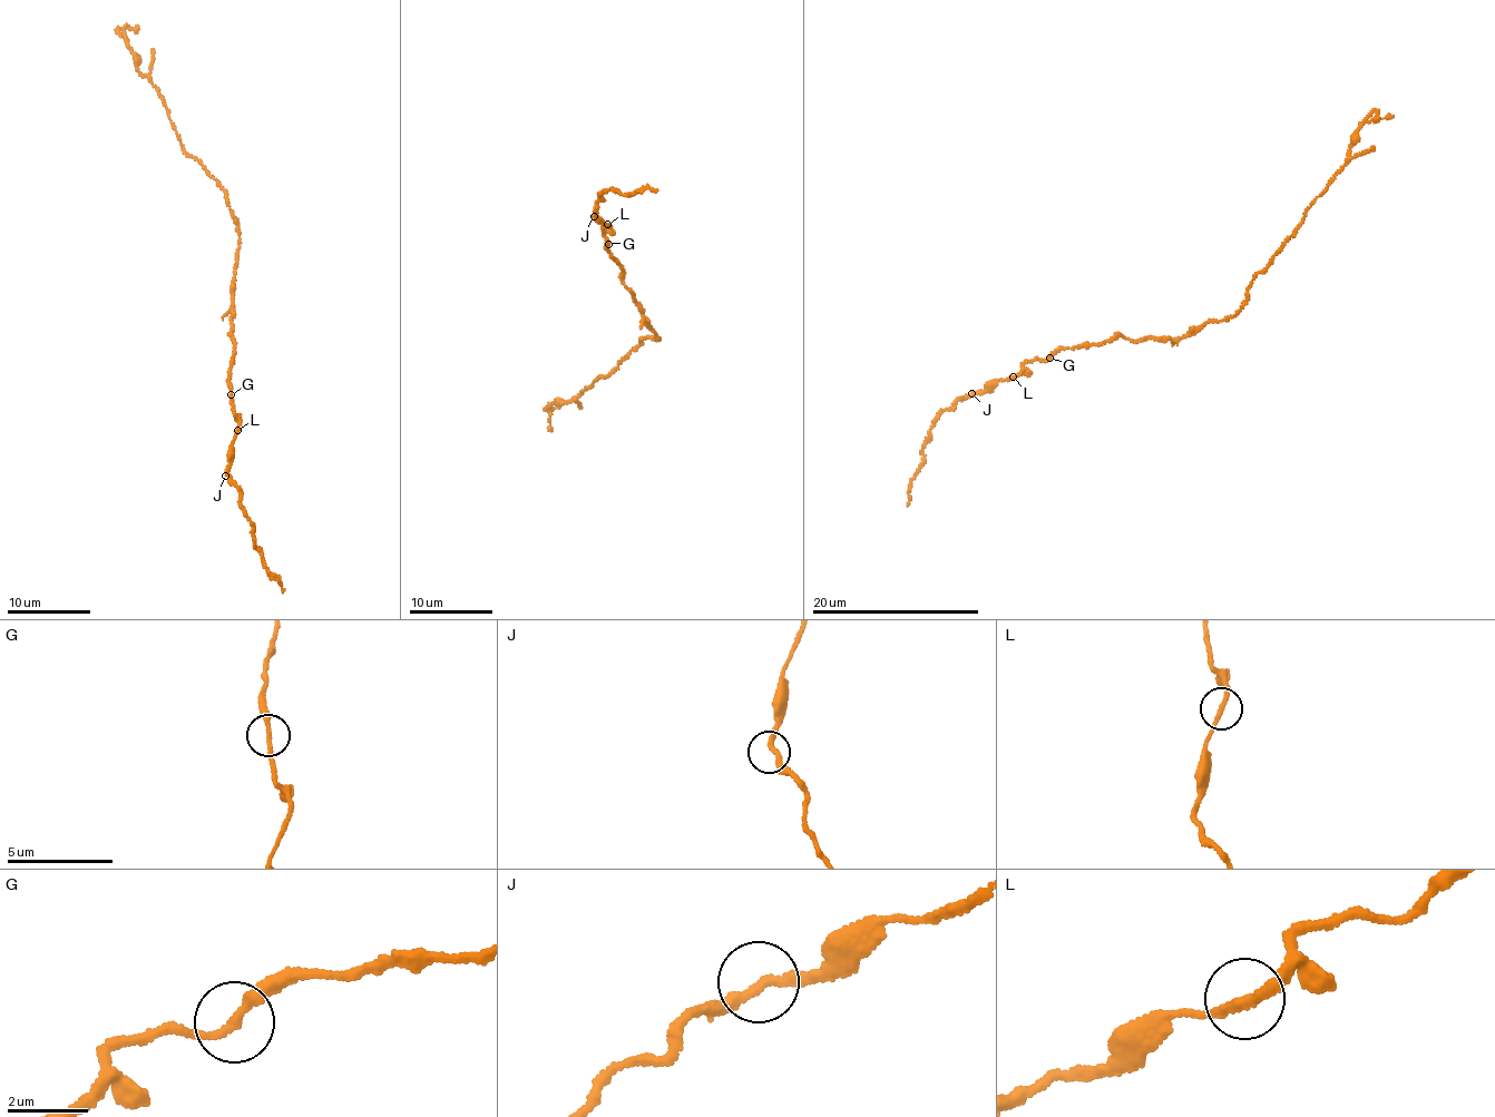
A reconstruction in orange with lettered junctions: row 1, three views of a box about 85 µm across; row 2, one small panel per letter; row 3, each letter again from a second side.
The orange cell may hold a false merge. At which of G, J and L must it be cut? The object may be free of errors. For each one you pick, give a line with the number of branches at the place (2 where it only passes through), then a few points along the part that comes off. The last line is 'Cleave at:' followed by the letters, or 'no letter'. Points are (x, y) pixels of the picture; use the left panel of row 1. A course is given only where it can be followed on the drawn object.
G: 2 | (232, 394), (236, 219), (218, 183), (185, 150), (118, 26)
Cleave at: G

